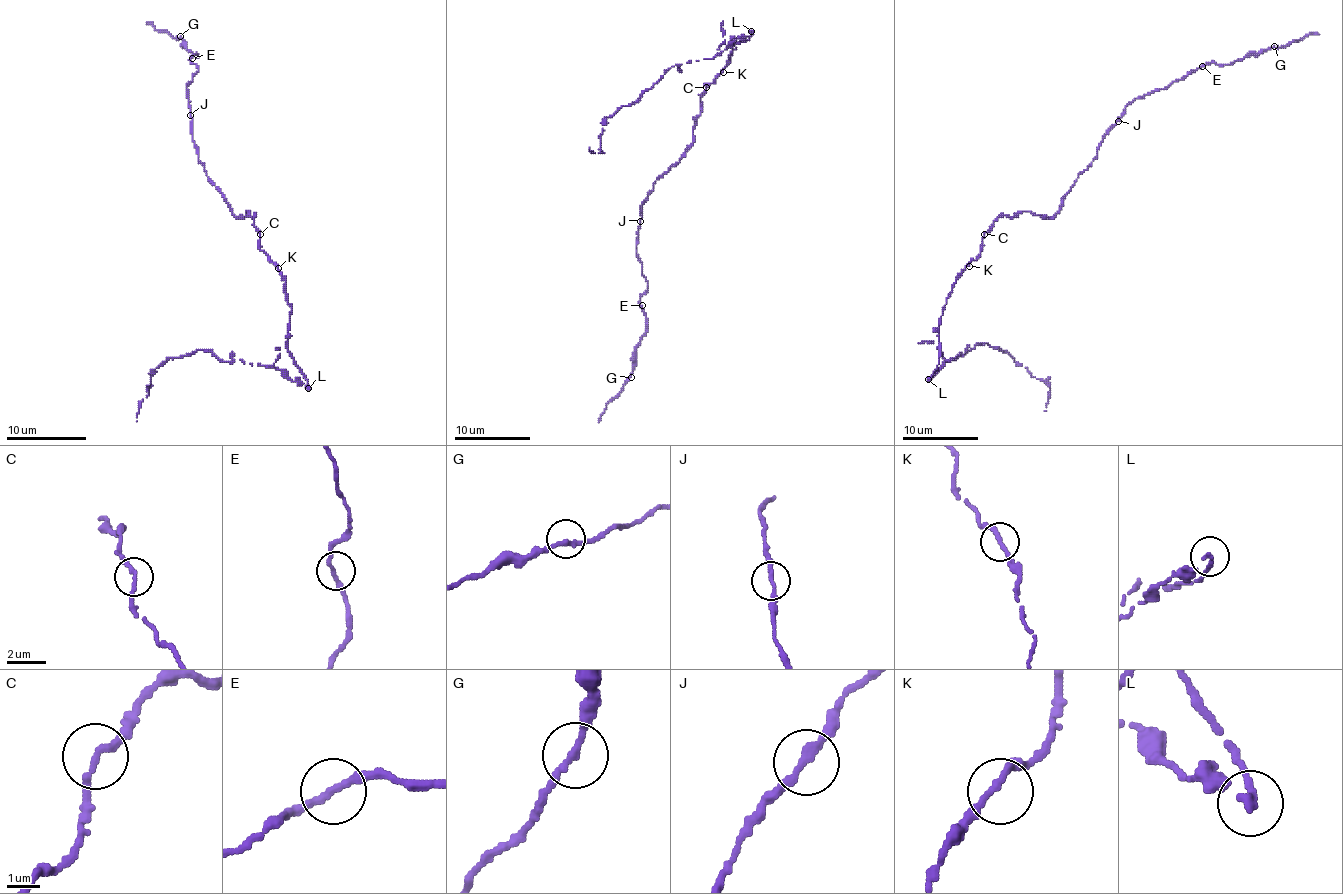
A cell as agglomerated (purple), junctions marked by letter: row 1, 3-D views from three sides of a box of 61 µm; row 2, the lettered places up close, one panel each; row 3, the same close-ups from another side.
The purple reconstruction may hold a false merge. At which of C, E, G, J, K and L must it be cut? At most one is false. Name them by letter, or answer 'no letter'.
L

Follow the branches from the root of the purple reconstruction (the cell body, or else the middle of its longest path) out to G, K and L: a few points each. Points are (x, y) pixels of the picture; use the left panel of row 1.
G: (254, 226), (254, 215), (232, 213), (198, 159), (186, 91), (198, 72), (190, 62), (196, 54), (180, 36)
K: (254, 226), (260, 232), (260, 248), (278, 268)
L: (254, 226), (260, 232), (260, 248), (286, 282), (286, 300), (291, 308), (288, 352), (307, 387)

